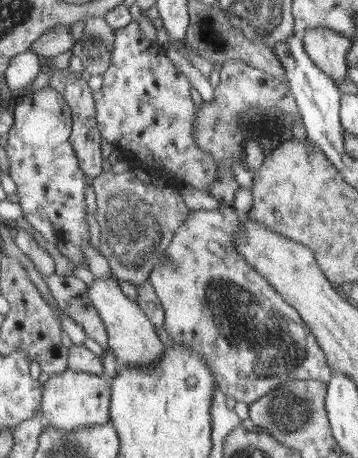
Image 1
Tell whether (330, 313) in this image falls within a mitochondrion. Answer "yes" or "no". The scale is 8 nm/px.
no

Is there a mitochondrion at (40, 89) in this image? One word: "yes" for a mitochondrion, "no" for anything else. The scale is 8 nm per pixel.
no

